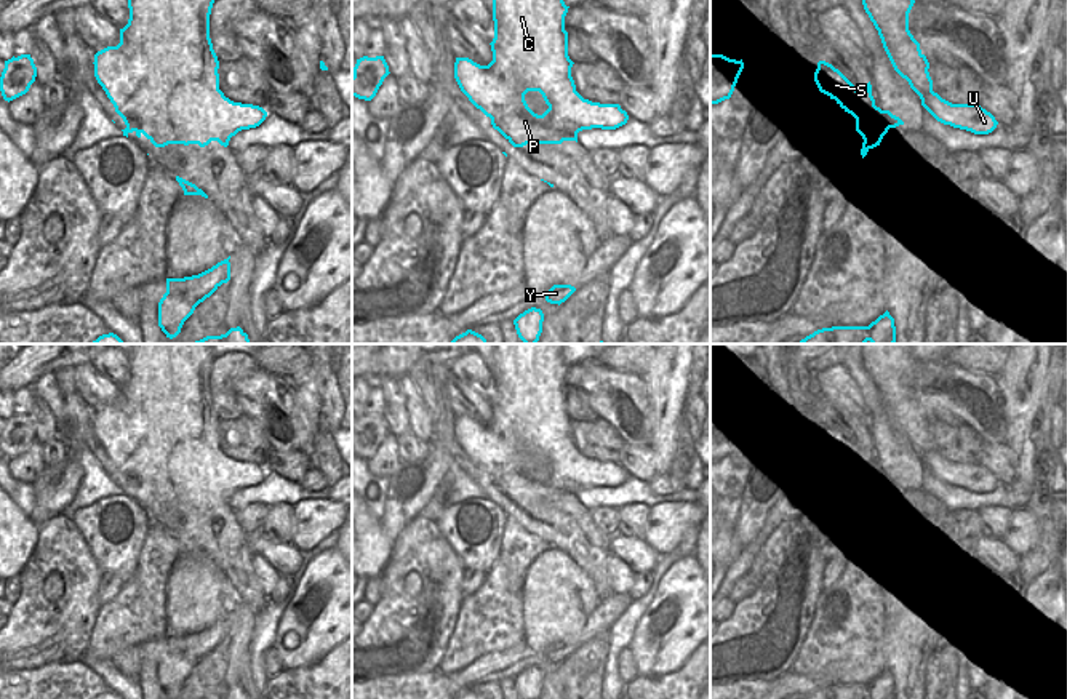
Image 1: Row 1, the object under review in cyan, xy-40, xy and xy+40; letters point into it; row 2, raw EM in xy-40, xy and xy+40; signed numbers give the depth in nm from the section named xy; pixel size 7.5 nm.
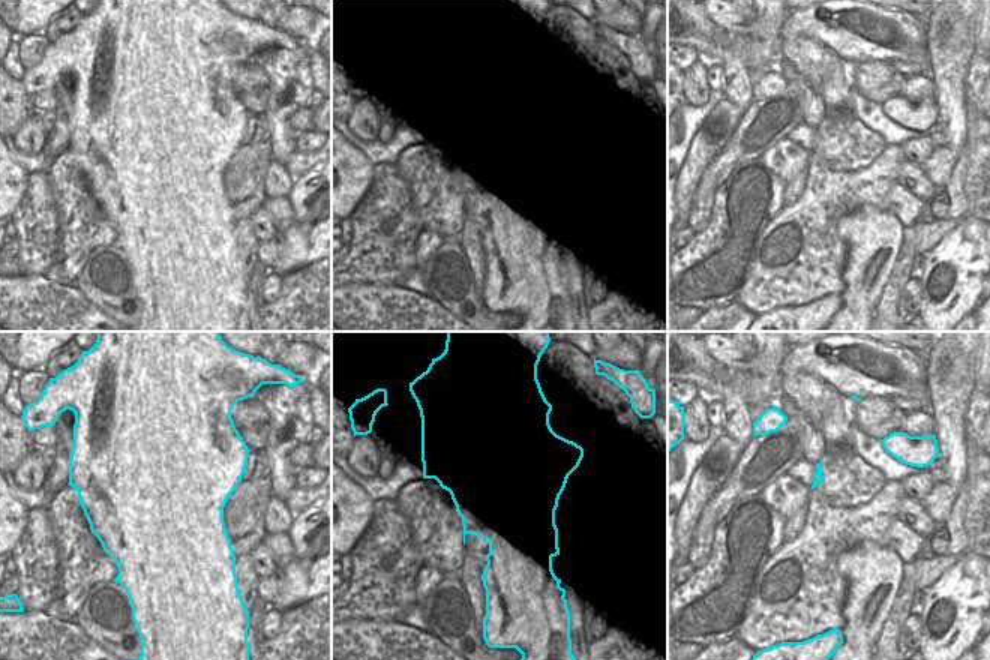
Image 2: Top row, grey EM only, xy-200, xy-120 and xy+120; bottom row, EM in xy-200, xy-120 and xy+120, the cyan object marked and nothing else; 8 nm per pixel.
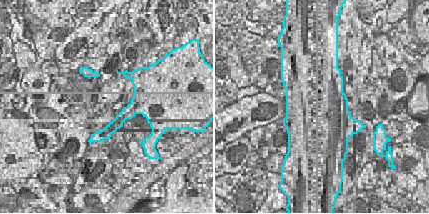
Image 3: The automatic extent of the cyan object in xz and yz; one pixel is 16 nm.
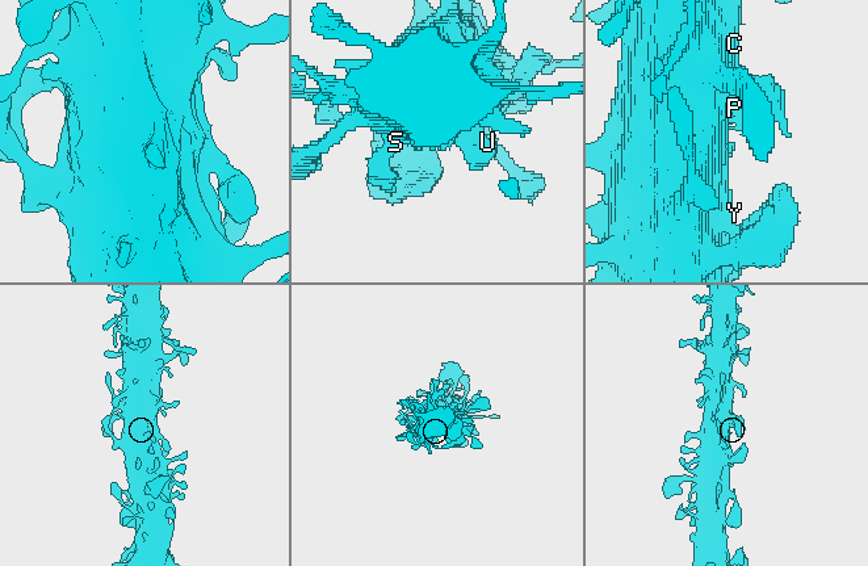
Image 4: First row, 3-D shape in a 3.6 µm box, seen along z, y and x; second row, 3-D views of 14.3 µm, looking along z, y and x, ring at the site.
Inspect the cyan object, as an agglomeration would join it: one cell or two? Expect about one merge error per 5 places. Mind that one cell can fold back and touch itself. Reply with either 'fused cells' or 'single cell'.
single cell

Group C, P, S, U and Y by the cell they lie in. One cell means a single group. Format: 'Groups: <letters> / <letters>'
Groups: C P S U Y

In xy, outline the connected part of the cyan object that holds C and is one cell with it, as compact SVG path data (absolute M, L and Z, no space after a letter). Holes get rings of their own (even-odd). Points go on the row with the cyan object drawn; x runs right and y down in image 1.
M493 0L494 38L490 43L493 61L480 66L469 58L456 58L454 78L469 101L491 118L491 125L514 147L526 144L561 144L576 141L582 130L616 130L629 115L619 104L600 104L584 99L571 77L568 32L563 0ZM528 91L539 91L549 109L537 115L526 101Z

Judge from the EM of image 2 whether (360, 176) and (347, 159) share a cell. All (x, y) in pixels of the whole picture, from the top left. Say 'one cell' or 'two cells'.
one cell

